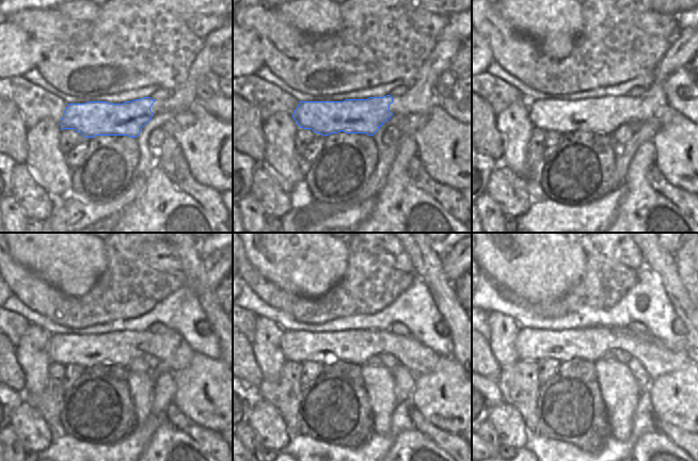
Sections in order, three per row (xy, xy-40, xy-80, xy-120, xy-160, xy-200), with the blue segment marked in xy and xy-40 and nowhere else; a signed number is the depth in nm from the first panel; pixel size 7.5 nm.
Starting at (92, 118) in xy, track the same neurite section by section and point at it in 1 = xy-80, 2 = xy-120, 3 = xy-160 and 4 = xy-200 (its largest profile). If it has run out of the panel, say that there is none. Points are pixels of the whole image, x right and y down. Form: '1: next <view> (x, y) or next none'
1: next xy-80 (605, 114)
2: next xy-120 (120, 348)
3: next xy-160 (355, 346)
4: next xy-200 (591, 344)

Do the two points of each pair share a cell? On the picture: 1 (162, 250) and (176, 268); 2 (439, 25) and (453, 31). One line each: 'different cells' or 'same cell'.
1: same cell
2: different cells

